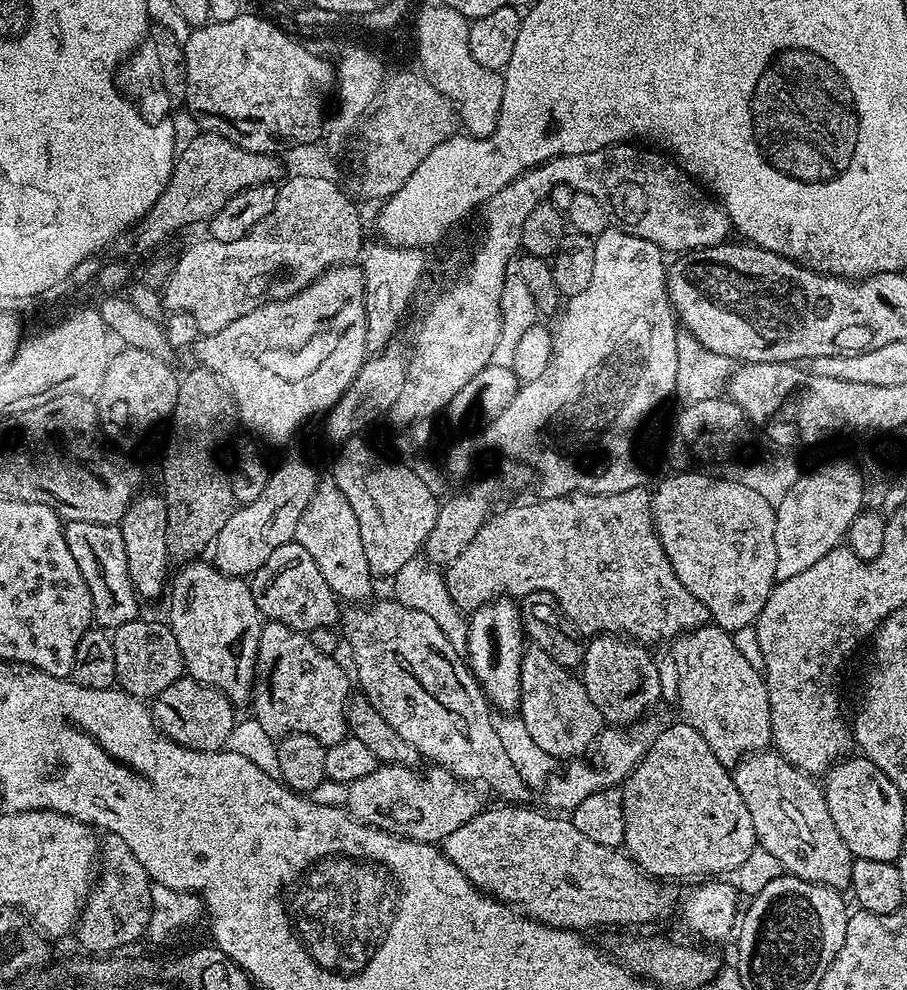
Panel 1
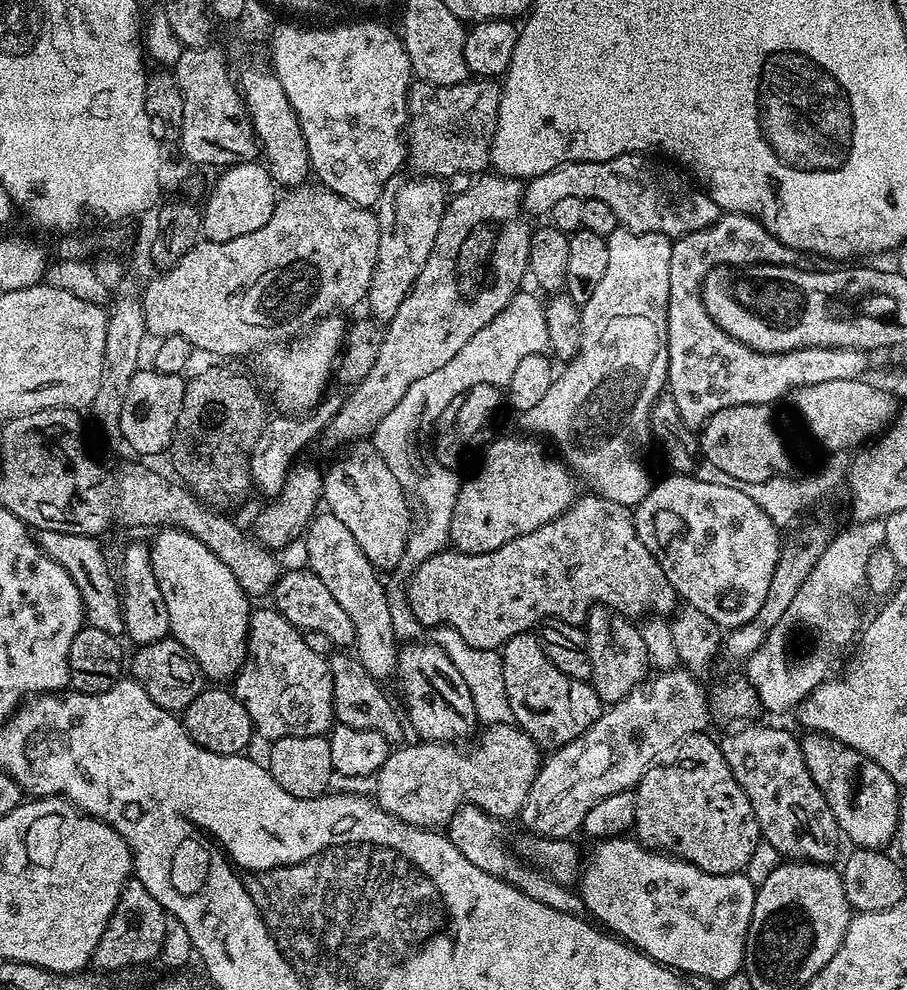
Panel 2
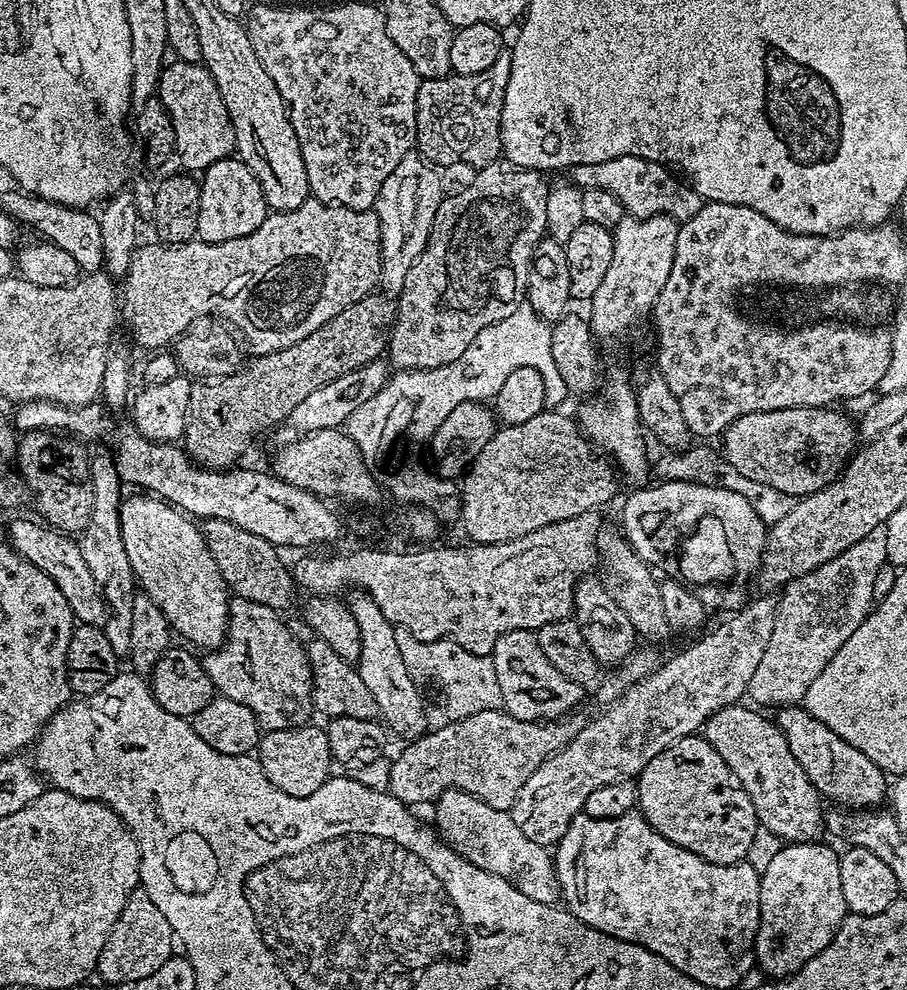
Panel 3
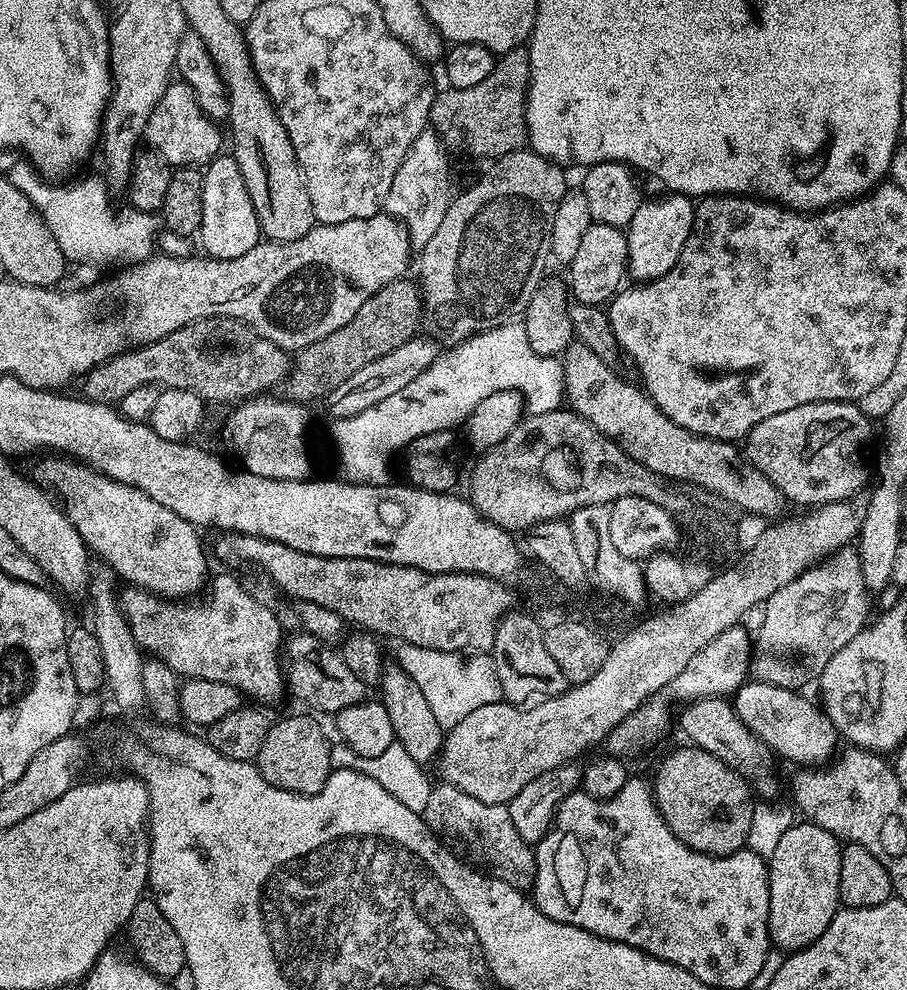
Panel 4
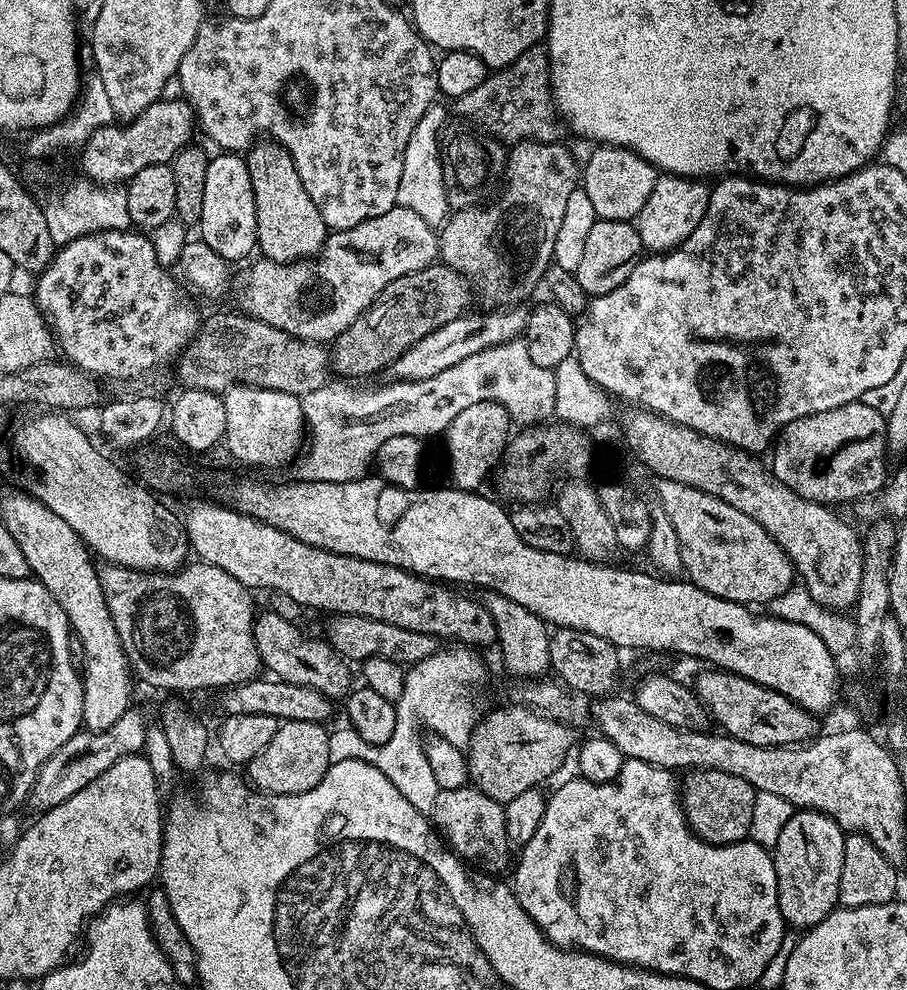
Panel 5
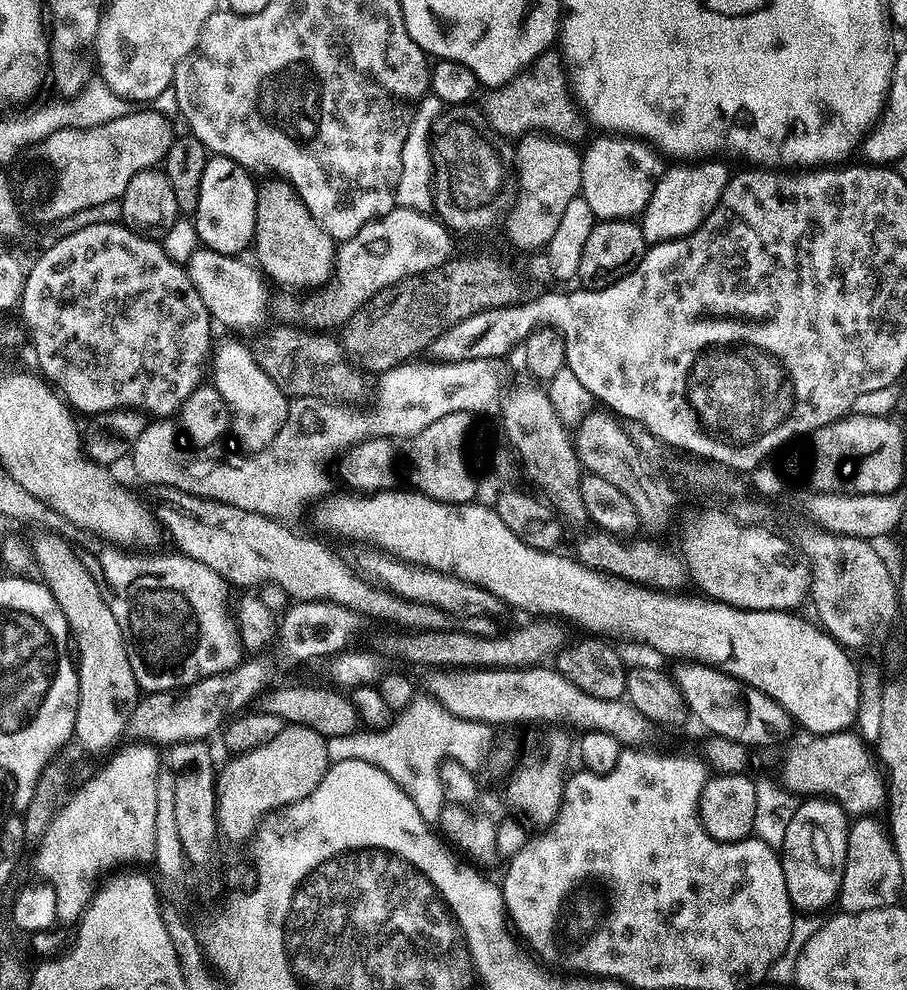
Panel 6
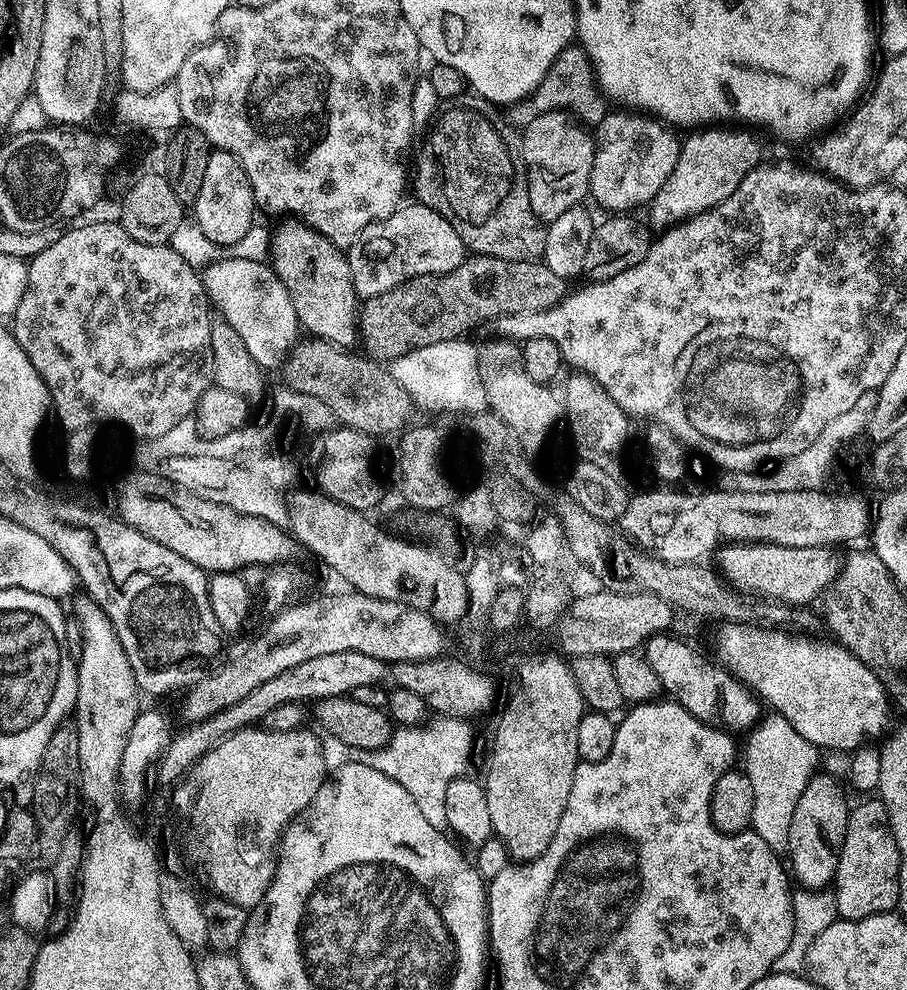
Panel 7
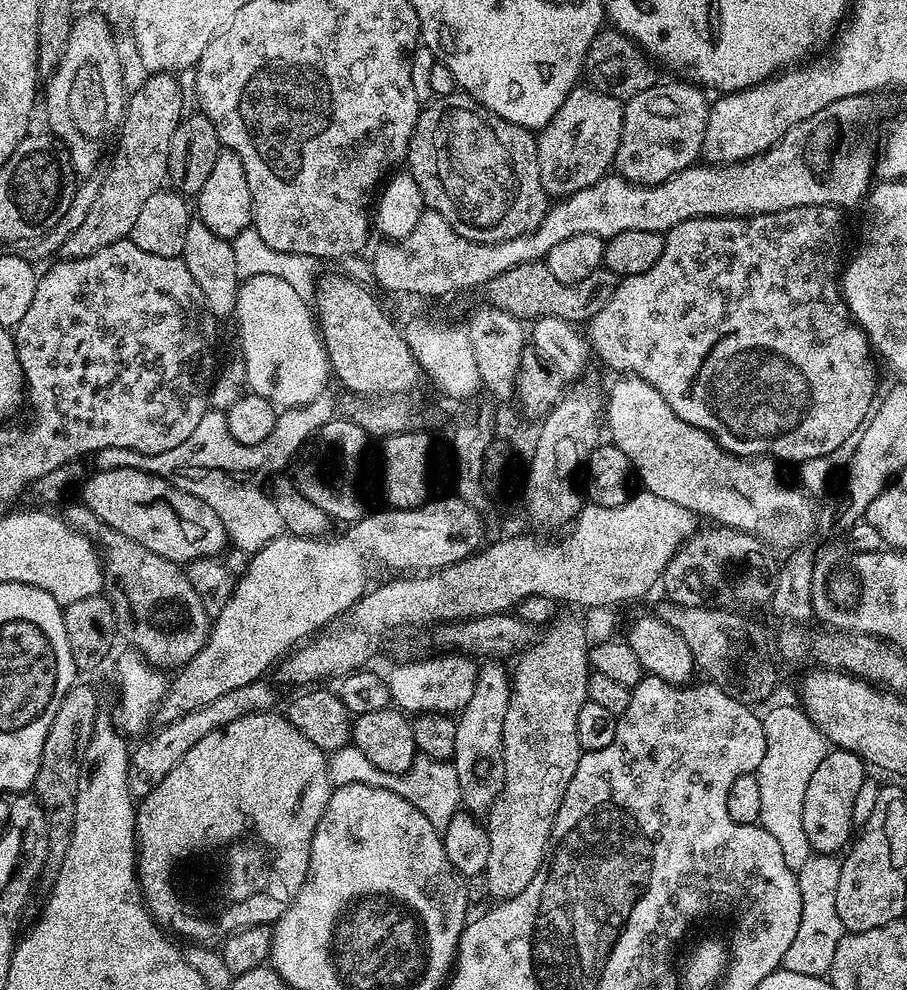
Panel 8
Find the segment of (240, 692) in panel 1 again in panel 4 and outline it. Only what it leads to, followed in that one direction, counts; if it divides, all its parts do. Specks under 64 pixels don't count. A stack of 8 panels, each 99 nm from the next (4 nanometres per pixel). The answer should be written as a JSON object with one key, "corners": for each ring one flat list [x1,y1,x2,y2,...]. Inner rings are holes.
{"corners":[[64,454,45,456,39,479,58,497,89,549,98,552,121,581,165,598,192,598,188,596,205,587,208,560,196,533,197,525,174,514,174,510,166,510,142,490,111,480,75,458]]}

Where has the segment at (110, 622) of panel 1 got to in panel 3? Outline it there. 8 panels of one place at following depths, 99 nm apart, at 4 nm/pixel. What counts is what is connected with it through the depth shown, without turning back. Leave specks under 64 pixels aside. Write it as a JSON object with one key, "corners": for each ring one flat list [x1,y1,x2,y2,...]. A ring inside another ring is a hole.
{"corners":[[16,520,10,531,10,543,14,551,26,562,38,566,52,579,54,586,62,590,62,598,70,606,73,617,80,624,89,624,95,628,103,628,109,618,108,607,100,592,99,584,94,580,86,561,82,558,79,543,71,535,56,531,51,526,32,520]]}

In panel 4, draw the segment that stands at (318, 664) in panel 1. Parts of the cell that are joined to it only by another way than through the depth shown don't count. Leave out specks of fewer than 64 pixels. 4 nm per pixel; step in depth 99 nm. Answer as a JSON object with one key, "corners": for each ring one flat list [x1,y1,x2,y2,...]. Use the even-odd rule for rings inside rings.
{"corners":[[214,576,206,588,208,597,197,608,191,608,188,605,191,603,177,602,135,586,119,589,119,606,141,649,161,657,178,677,222,682,234,686,245,697,253,696,254,699,261,700,256,701,261,705,276,704,283,698,284,692,286,696,286,672,282,667,282,631,278,618,271,607,267,608,258,597,251,596,246,589,240,588,234,577]]}

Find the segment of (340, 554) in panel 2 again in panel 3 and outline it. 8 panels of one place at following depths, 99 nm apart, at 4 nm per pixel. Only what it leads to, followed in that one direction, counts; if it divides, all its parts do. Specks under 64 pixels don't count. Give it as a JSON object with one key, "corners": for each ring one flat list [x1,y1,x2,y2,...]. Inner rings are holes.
{"corners":[[349,591,346,603,350,614,354,614,354,619,358,621,358,630,362,630,362,654,358,661,358,669,368,689,374,694,380,710,379,719,395,735,397,732,402,738,401,741,417,740,429,731,428,712,424,709,424,696,416,685,417,677,402,658,402,650,398,650,396,625,388,621,382,610,378,610,378,602,374,602,374,598,367,592]]}

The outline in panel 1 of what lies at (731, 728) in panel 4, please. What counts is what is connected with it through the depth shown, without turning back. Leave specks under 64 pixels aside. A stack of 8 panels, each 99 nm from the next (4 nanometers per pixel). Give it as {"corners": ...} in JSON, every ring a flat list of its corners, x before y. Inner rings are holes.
{"corners":[[765,750,745,756,732,772,732,781,750,810,757,845,770,850,787,875,837,890,849,887,854,857,830,818,823,787,813,777,786,762,779,752]]}

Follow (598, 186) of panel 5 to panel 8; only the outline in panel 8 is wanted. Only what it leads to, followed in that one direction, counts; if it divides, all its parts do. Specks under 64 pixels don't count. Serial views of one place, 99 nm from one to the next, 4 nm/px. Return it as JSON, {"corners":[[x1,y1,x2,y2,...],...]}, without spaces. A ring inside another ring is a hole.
{"corners":[[657,83,623,101,624,117,622,118,620,145,616,151,614,168,631,184,661,184,666,178,693,167,701,159,710,100,709,97,706,98,700,93,703,91,695,83,676,83,680,84]]}

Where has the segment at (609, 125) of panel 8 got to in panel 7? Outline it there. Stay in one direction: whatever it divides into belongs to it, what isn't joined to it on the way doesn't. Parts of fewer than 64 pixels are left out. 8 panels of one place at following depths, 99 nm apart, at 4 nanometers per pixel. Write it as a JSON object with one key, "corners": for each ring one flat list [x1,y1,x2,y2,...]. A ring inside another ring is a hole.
{"corners":[[568,110,543,112,541,116,531,117,527,123,522,128,522,158,528,171,530,202,541,221,550,222,558,218,558,214,566,214,566,210,577,207,583,201,580,199,589,195,588,183,590,172,594,170,596,141,593,133]]}

